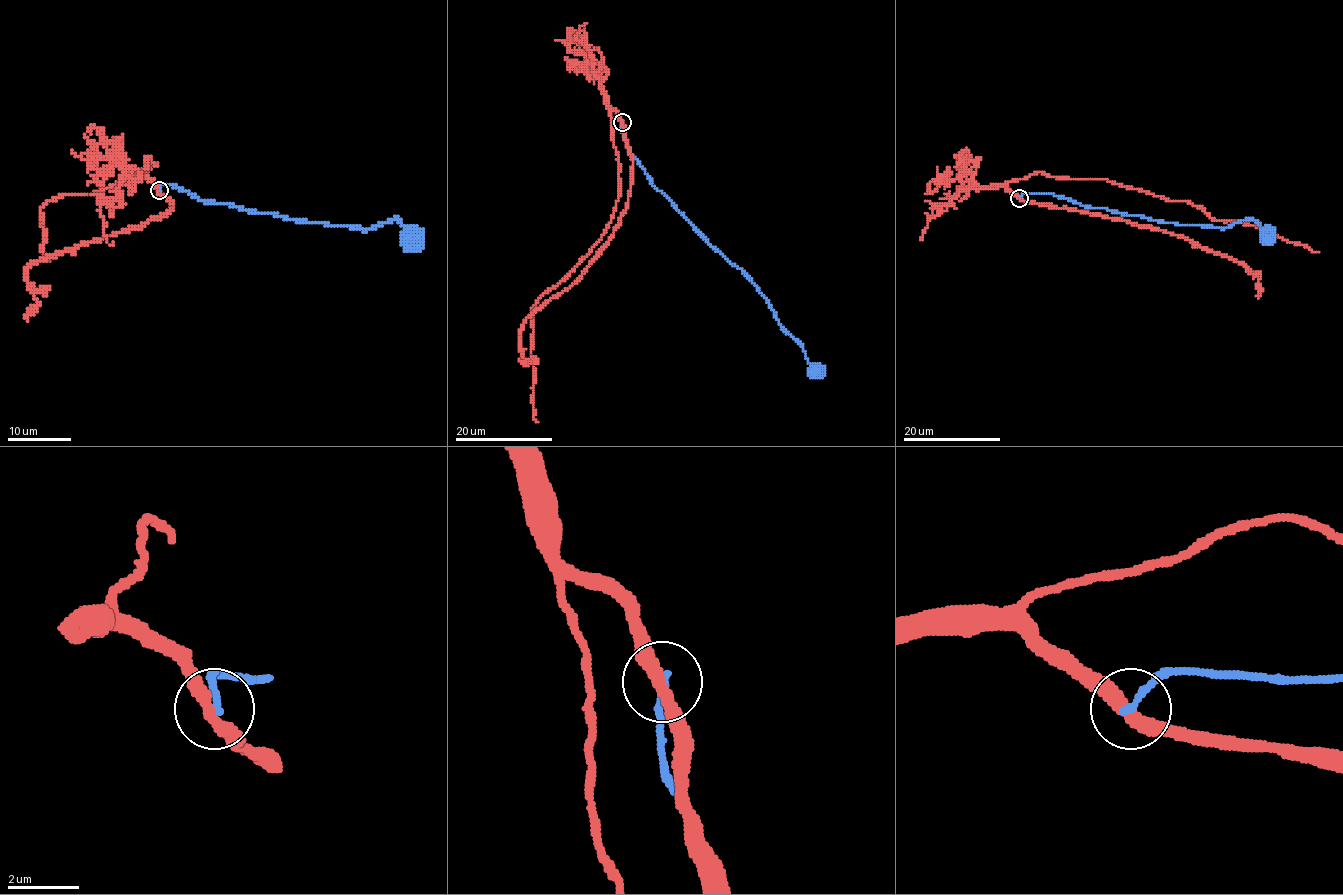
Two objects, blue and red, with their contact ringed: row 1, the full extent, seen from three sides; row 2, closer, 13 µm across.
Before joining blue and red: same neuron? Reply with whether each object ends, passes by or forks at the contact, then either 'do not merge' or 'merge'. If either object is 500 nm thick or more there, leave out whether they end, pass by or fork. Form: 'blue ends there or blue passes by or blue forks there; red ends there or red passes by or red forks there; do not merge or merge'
blue ends there; red passes by; do not merge

